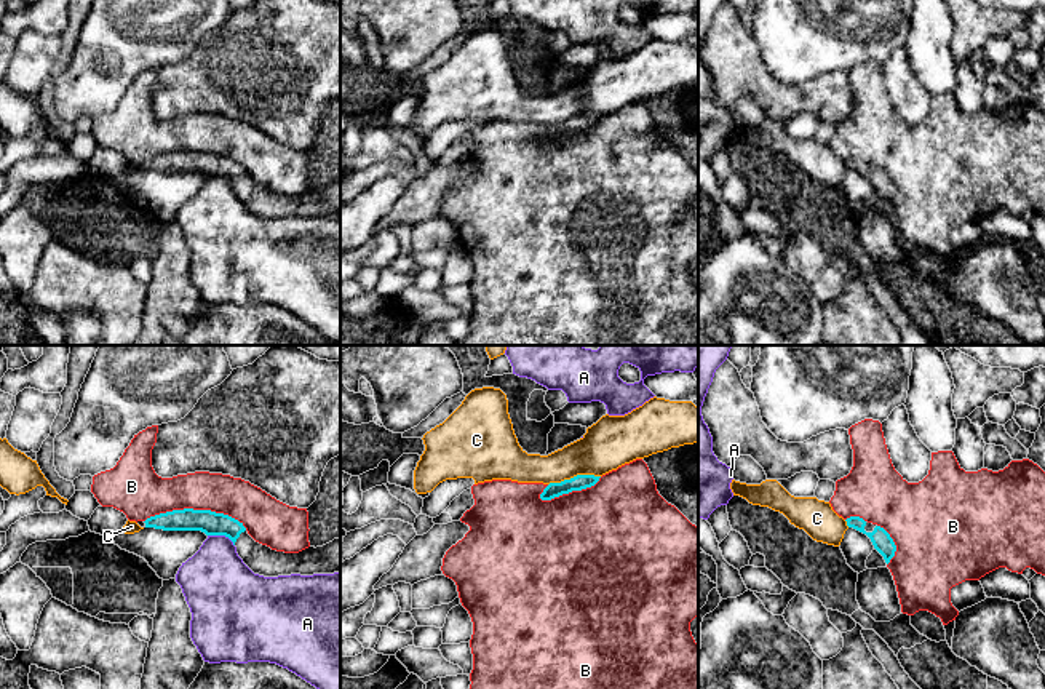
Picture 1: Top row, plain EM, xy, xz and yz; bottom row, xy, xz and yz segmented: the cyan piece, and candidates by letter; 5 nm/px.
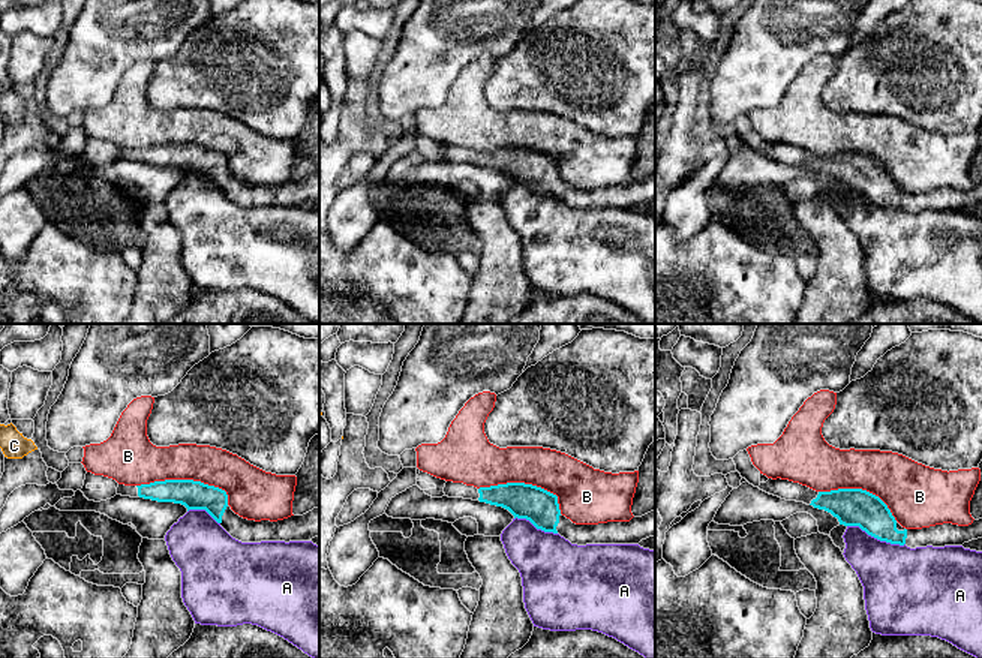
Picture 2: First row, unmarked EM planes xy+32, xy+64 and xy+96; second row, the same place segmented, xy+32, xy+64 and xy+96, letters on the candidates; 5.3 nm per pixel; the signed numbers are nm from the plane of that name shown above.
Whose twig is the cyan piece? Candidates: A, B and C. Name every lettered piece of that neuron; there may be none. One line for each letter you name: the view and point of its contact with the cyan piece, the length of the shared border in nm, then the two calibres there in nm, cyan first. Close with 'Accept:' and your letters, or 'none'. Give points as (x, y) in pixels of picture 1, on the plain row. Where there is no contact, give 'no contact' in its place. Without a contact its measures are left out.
Accept: none

